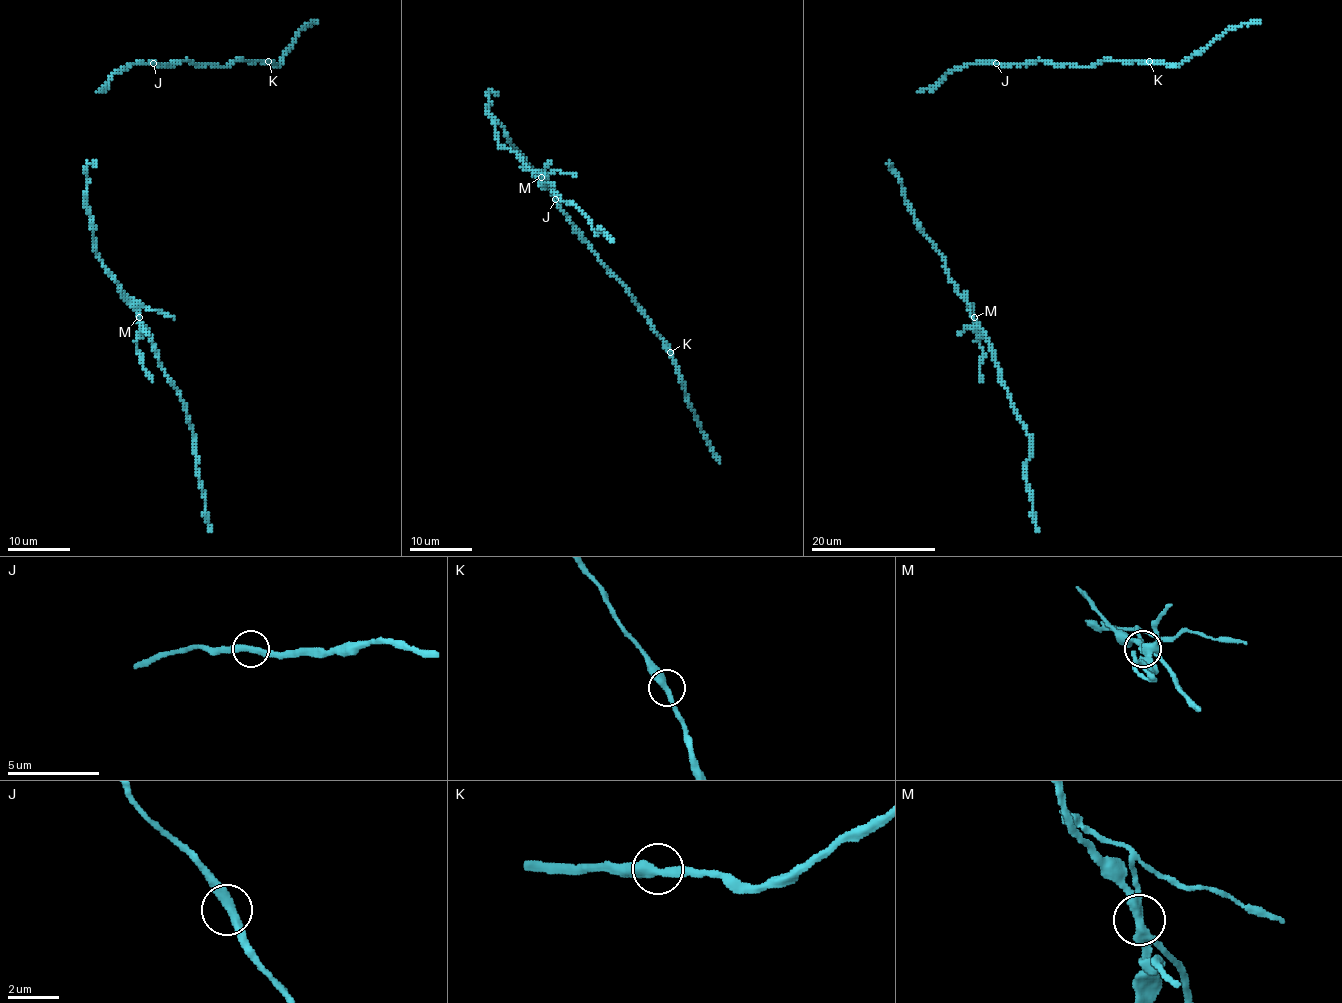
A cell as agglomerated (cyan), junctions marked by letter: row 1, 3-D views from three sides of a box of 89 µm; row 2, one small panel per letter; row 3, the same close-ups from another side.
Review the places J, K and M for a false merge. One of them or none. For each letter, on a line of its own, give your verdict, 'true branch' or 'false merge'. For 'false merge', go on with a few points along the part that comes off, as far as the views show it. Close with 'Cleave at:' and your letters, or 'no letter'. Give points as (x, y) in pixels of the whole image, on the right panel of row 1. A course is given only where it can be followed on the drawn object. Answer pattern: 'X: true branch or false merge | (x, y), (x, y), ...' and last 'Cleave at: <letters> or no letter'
J: true branch
K: true branch
M: false merge | (974, 317), (983, 354), (980, 381)
Cleave at: M

